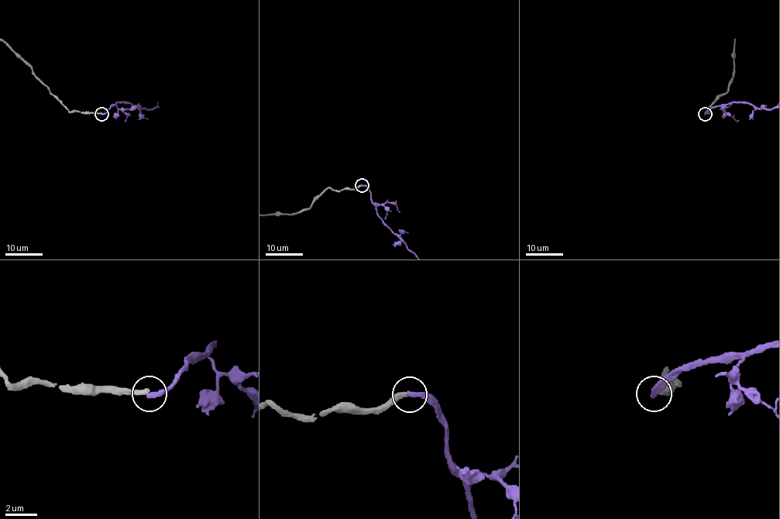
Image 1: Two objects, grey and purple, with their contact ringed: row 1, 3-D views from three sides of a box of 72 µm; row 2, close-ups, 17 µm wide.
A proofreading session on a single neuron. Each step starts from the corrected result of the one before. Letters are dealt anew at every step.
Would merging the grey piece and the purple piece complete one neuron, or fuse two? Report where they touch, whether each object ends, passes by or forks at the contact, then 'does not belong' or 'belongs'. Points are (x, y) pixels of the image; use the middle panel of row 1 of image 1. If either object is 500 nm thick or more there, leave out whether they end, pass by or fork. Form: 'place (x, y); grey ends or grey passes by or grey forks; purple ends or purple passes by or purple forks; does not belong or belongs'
place (362, 185); grey ends; purple ends; does not belong

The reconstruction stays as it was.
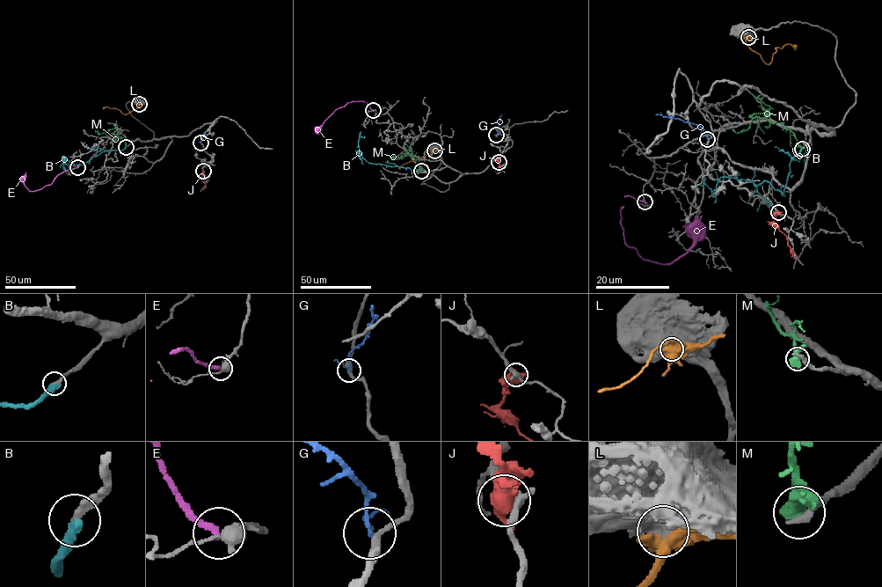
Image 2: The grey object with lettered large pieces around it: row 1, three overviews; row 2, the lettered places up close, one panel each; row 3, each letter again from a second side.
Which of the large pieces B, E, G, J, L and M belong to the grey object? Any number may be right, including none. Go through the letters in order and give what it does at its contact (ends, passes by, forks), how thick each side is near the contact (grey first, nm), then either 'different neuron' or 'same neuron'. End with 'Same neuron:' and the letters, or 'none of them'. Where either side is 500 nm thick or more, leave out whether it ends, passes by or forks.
B: it ends | 280/420 nm | same neuron
E: it ends | 440/280 nm | different neuron
G: it passes by | 260/140 nm | different neuron
J: 280/900 nm | different neuron
L: 800/750 nm | different neuron
M: 360/700 nm | different neuron
Same neuron: B

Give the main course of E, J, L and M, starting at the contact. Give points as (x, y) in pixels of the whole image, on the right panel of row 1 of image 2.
E: (644, 201), (624, 197), (620, 207), (624, 242), (642, 258), (661, 264), (678, 259), (692, 245), (702, 216)
J: (778, 212), (774, 223), (786, 236), (794, 258)
L: (747, 37), (746, 44), (769, 64), (776, 47), (781, 48), (787, 44), (796, 48)
M: (802, 149), (795, 136), (780, 121), (771, 122), (765, 118), (752, 116), (763, 113), (770, 108), (750, 92)

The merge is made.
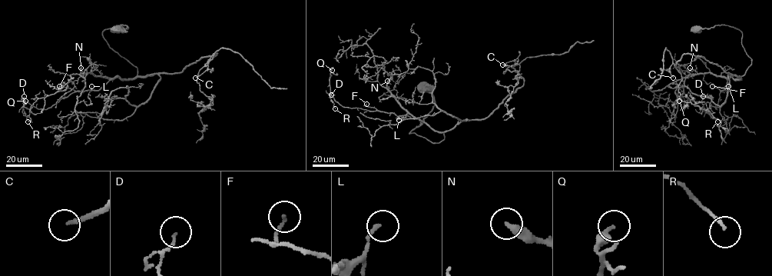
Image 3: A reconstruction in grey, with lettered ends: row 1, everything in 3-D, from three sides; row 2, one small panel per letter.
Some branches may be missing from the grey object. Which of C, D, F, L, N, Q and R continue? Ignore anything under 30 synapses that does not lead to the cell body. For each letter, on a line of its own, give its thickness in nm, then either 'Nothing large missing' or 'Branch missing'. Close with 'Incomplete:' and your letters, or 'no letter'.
C: Thickness 200 nm. Branch missing
D: Thickness 120 nm. Nothing large missing
F: Thickness 130 nm. Nothing large missing
L: Thickness 160 nm. Nothing large missing
N: Thickness 400 nm. Branch missing
Q: Thickness 320 nm. Nothing large missing
R: Thickness 150 nm. Nothing large missing
Incomplete: C, N

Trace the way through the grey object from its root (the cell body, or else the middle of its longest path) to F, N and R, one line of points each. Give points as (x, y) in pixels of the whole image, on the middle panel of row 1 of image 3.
F: (424, 87), (434, 104), (409, 133), (439, 143), (444, 133), (418, 119), (382, 112), (366, 104)
N: (424, 87), (434, 104), (409, 133), (439, 143), (444, 133), (409, 114), (387, 88), (387, 81)
R: (424, 87), (434, 104), (409, 133), (439, 143), (444, 133), (418, 119), (344, 107), (329, 95), (335, 108)

